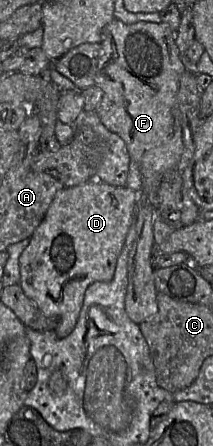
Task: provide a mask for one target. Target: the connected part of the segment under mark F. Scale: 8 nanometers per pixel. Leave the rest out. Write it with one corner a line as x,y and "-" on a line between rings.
114,18
109,24
103,27
101,30
101,54
99,56
97,71
95,75
94,85
99,87
103,96
96,107
95,111
101,121
101,123
111,132
116,133
125,142
128,153
132,161
135,161
140,169
142,177
142,189
141,192
145,196
145,200
152,204
154,208
157,207
157,192
160,187
162,178
166,172
175,169
181,159
181,155
184,150
184,139
183,139
183,127
182,127
182,115
178,106
178,88
179,80
182,74
187,71
184,63
181,60
181,55
178,51
175,43
175,32
165,23
154,23
139,21
133,24
125,24
120,20

